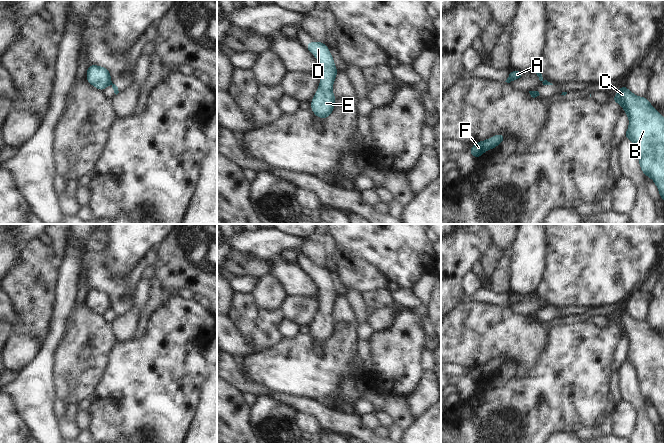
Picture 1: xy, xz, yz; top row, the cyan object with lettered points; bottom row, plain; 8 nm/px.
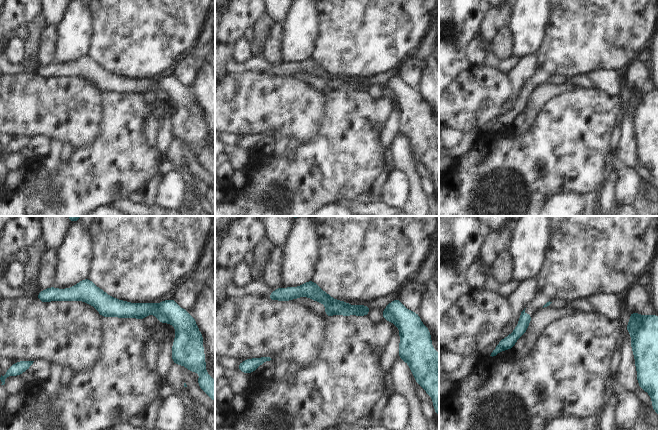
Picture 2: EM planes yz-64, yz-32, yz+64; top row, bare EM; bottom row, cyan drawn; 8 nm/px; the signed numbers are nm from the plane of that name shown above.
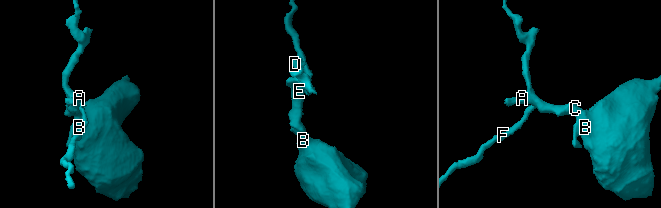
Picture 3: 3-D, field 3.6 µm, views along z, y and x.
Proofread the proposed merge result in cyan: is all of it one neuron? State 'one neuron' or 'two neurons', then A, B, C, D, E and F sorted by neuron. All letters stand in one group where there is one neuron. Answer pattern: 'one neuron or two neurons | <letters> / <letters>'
two neurons | A B C D E / F

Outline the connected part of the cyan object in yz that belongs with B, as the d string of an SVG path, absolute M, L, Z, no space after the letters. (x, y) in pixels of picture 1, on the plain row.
M627 310L617 315L613 326L620 328L626 336L629 342L629 352L626 354L625 362L635 370L642 396L654 405L661 423L665 426L665 342L646 321L638 321L630 316Z

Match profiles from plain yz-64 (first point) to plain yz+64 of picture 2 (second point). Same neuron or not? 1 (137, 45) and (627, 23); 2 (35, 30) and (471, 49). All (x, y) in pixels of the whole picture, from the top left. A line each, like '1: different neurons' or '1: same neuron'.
1: same neuron
2: different neurons

